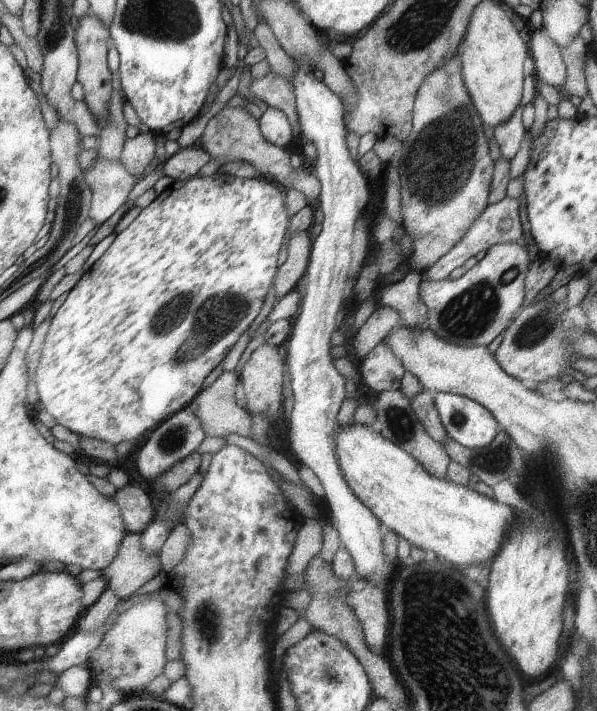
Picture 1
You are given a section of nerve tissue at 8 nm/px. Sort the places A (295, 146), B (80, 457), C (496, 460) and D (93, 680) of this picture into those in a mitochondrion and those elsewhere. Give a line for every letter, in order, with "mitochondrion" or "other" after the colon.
A: other
B: other
C: mitochondrion
D: other

